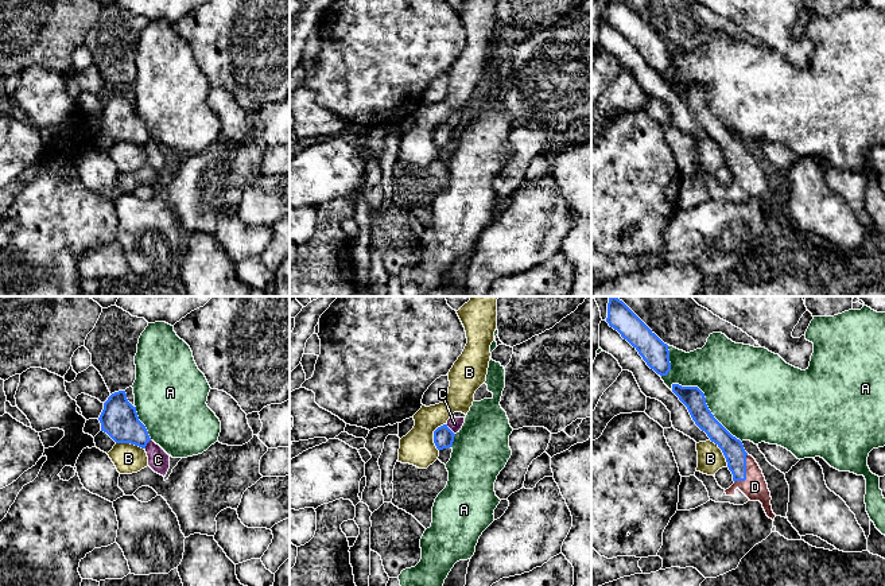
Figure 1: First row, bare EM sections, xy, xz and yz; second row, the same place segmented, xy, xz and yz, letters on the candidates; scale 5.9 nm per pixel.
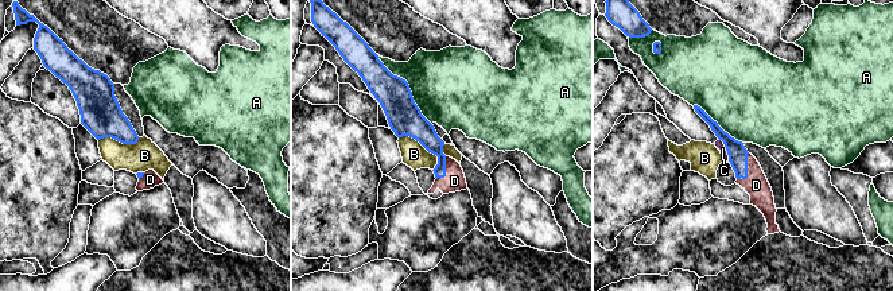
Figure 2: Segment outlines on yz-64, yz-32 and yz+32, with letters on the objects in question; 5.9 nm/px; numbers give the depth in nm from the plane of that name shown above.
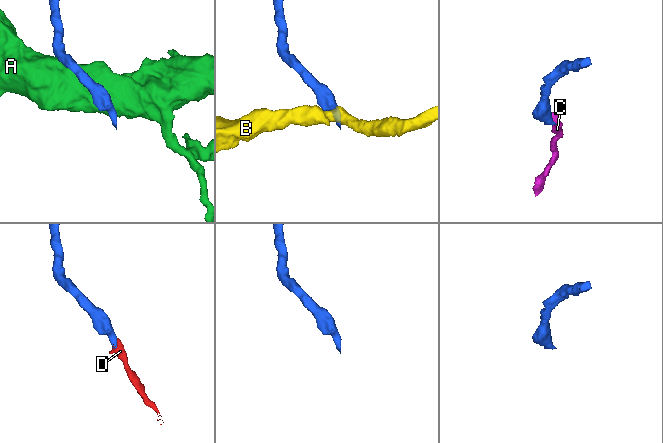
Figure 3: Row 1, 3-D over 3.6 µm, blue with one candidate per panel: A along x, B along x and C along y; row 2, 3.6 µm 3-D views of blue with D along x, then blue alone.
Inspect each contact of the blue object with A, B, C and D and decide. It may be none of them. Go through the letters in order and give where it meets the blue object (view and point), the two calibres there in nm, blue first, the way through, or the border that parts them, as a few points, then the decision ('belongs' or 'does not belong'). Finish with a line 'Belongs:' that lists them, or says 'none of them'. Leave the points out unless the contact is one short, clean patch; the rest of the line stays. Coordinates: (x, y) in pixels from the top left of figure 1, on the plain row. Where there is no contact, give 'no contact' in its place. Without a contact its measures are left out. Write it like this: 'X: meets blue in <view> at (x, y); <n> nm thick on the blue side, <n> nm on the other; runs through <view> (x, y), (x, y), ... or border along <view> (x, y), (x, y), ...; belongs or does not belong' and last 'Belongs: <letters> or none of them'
A: meets blue in yz at (705, 101); 140 nm thick on the blue side, 480 nm on the other; does not belong
B: meets blue in xz at (434, 134); 120 nm thick on the blue side, 200 nm on the other; border along xz (445, 121), (434, 129), (434, 143), (438, 148); does not belong
C: meets blue in xz at (449, 127); 120 nm thick on the blue side, 80 nm on the other; border along xz (446, 121), (454, 132); does not belong
D: meets blue in yz at (745, 170); 130 nm thick on the blue side, 150 nm on the other; runs through yz (732, 146), (745, 170), (755, 185); belongs
Belongs: D

